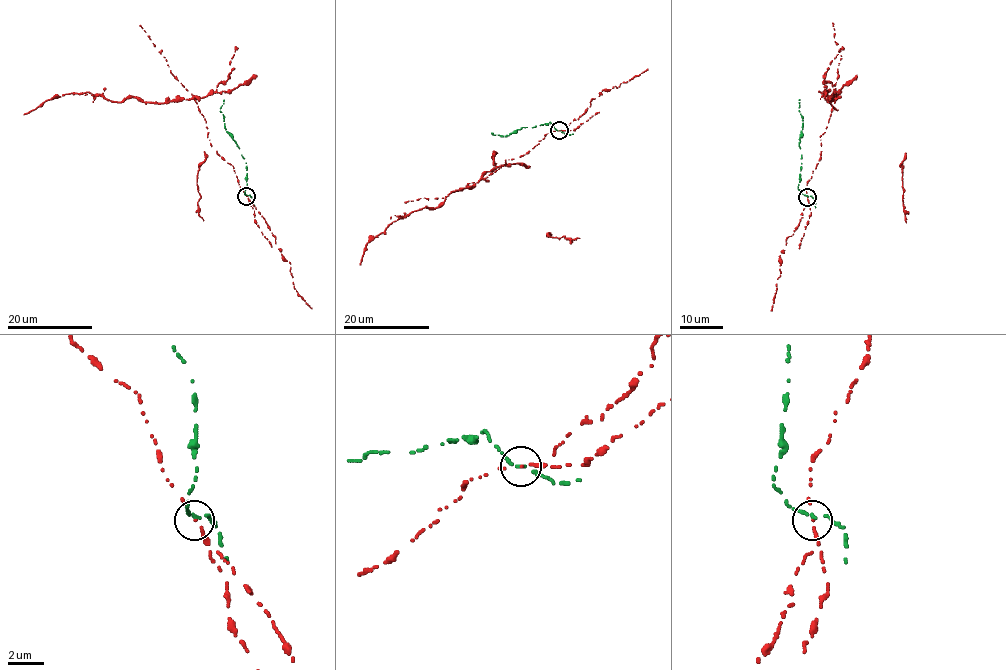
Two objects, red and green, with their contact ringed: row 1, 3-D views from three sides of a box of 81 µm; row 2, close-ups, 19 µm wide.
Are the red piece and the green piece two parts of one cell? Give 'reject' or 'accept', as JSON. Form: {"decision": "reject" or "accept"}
{"decision": "reject"}

